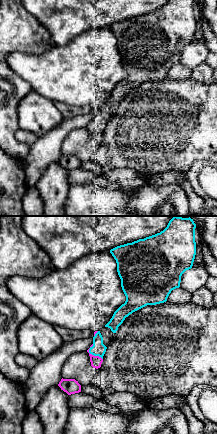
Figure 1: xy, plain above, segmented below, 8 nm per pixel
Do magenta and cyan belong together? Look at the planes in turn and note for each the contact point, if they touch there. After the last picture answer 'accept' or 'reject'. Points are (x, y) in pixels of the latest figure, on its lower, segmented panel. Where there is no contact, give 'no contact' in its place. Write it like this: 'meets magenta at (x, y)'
meets magenta at (91, 354)

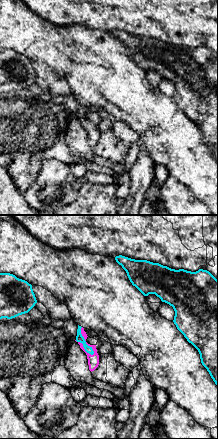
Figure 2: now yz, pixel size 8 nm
meets magenta at (85, 340)

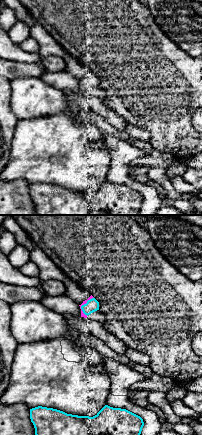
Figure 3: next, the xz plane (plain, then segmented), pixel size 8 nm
meets magenta at (82, 304)

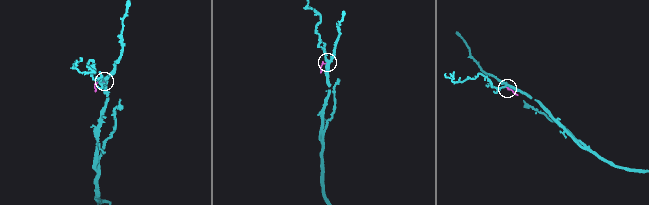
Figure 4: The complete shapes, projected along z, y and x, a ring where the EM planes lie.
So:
accept

